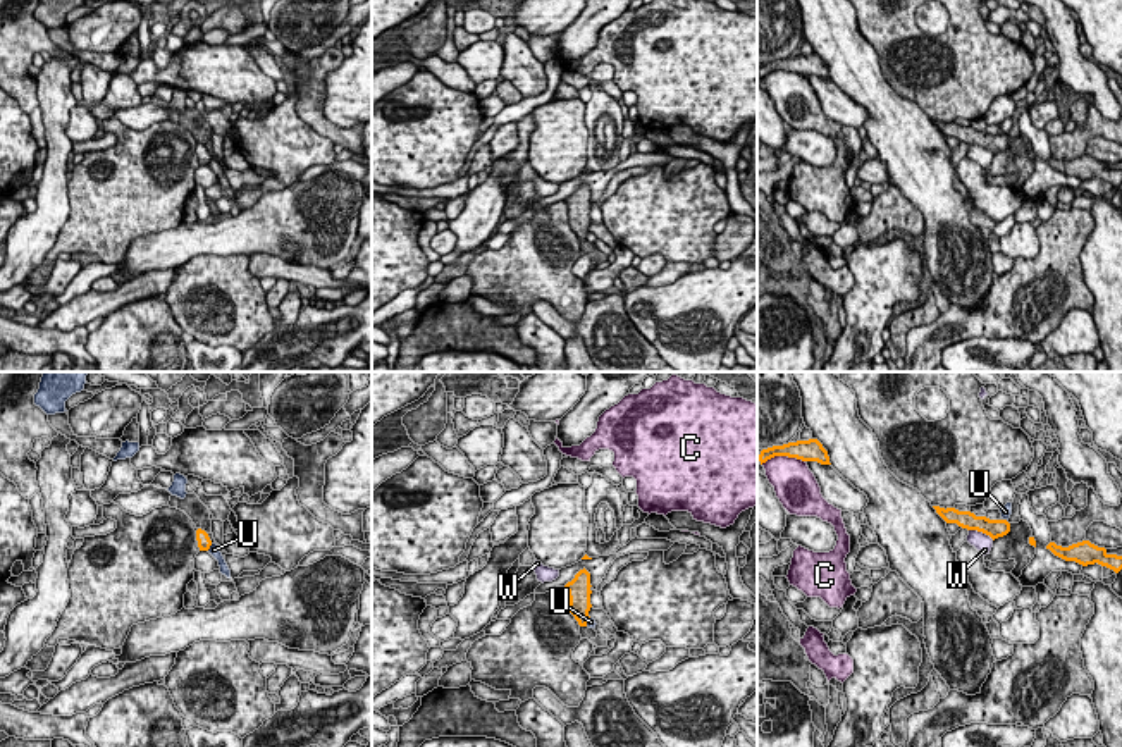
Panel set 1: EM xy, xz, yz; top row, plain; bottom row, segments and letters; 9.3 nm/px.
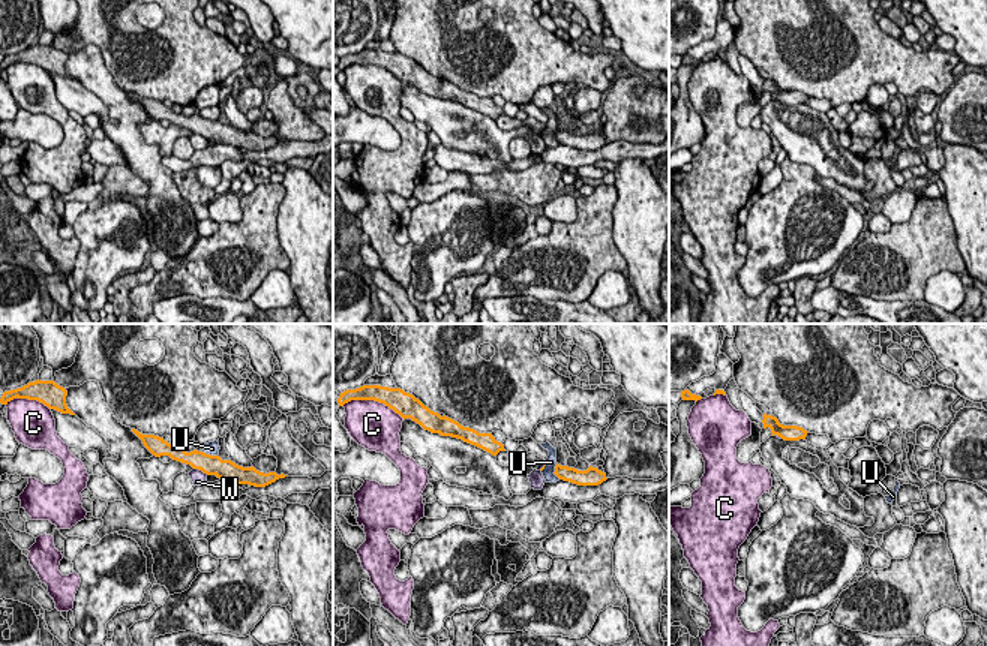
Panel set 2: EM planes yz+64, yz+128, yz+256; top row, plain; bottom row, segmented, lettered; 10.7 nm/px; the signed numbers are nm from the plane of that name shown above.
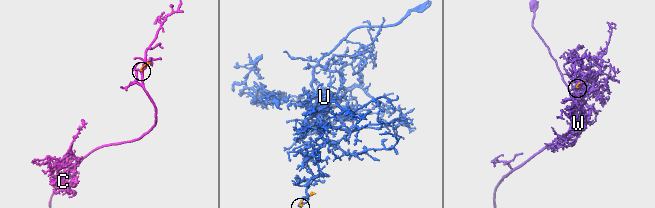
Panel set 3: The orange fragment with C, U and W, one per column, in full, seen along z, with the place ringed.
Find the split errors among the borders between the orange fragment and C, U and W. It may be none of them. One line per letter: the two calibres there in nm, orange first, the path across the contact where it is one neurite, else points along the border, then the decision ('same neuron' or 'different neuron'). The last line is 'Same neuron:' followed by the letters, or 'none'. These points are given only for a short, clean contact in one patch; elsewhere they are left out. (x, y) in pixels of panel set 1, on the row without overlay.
C: 190 nm thick on the orange side, 380 nm on the other; different neuron
U: 130 nm thick on the orange side, 100 nm on the other; border along xy (212, 159), (207, 164); different neuron
W: 170 nm thick on the orange side, 170 nm on the other; border along yz (969, 143), (981, 145), (993, 154); different neuron
Same neuron: none

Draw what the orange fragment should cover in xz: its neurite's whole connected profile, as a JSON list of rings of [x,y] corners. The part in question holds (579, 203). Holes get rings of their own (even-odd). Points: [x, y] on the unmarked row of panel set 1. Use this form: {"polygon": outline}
{"polygon": [[[583,182],[566,200],[570,212],[570,227],[575,231],[580,241],[587,241],[590,219],[590,188]]]}

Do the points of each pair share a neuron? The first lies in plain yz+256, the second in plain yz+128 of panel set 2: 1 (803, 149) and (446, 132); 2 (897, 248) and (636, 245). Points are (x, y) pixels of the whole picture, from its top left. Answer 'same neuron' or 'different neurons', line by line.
1: same neuron
2: different neurons

